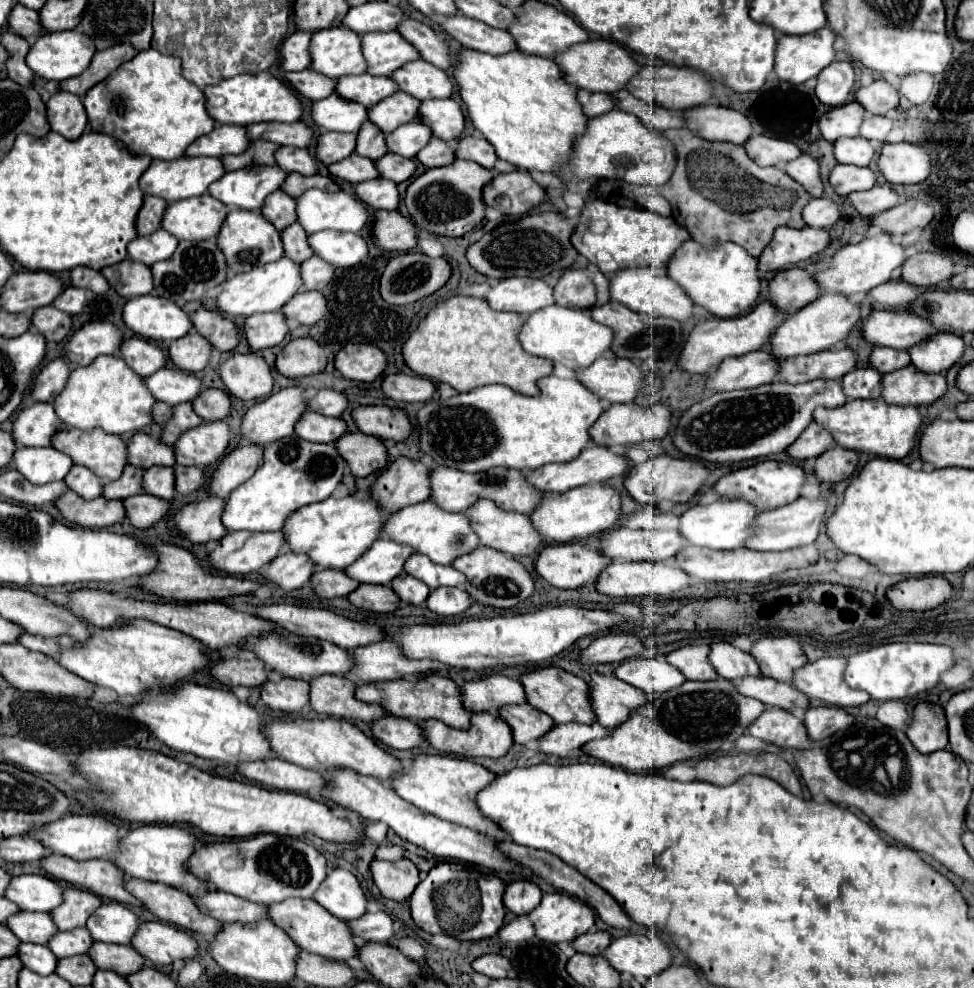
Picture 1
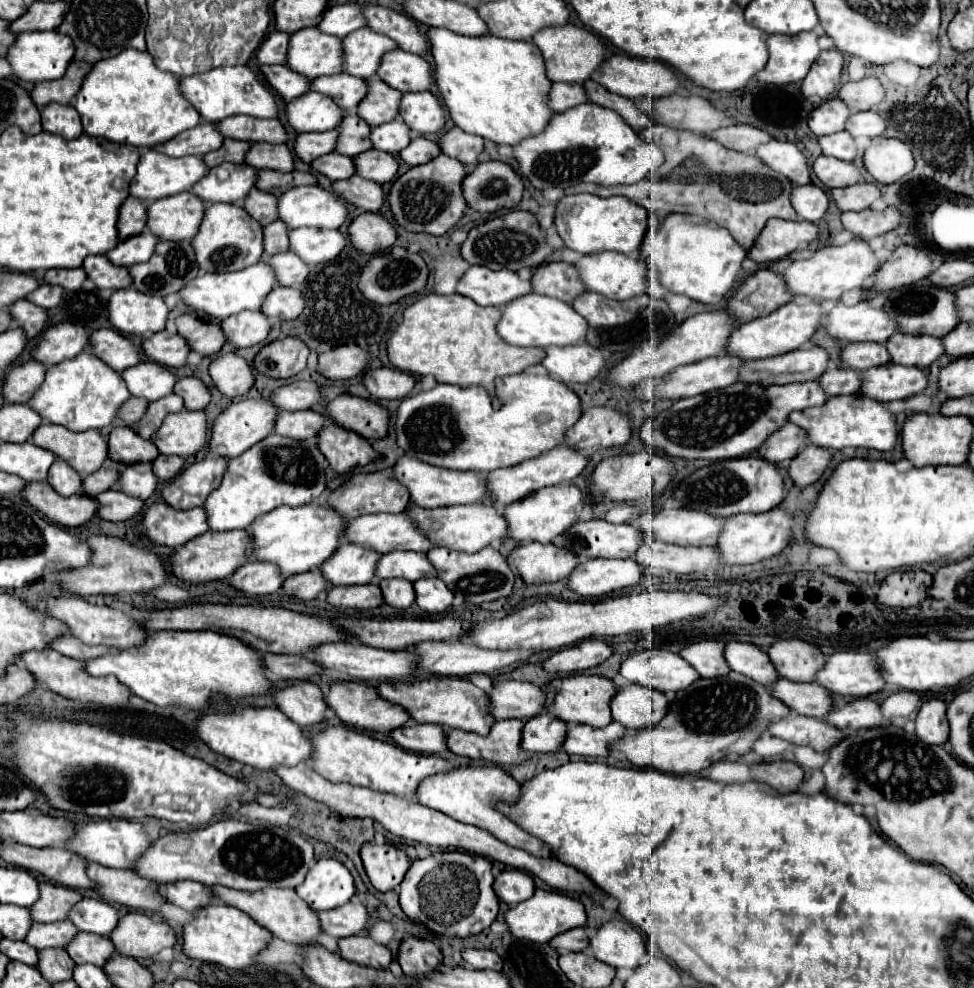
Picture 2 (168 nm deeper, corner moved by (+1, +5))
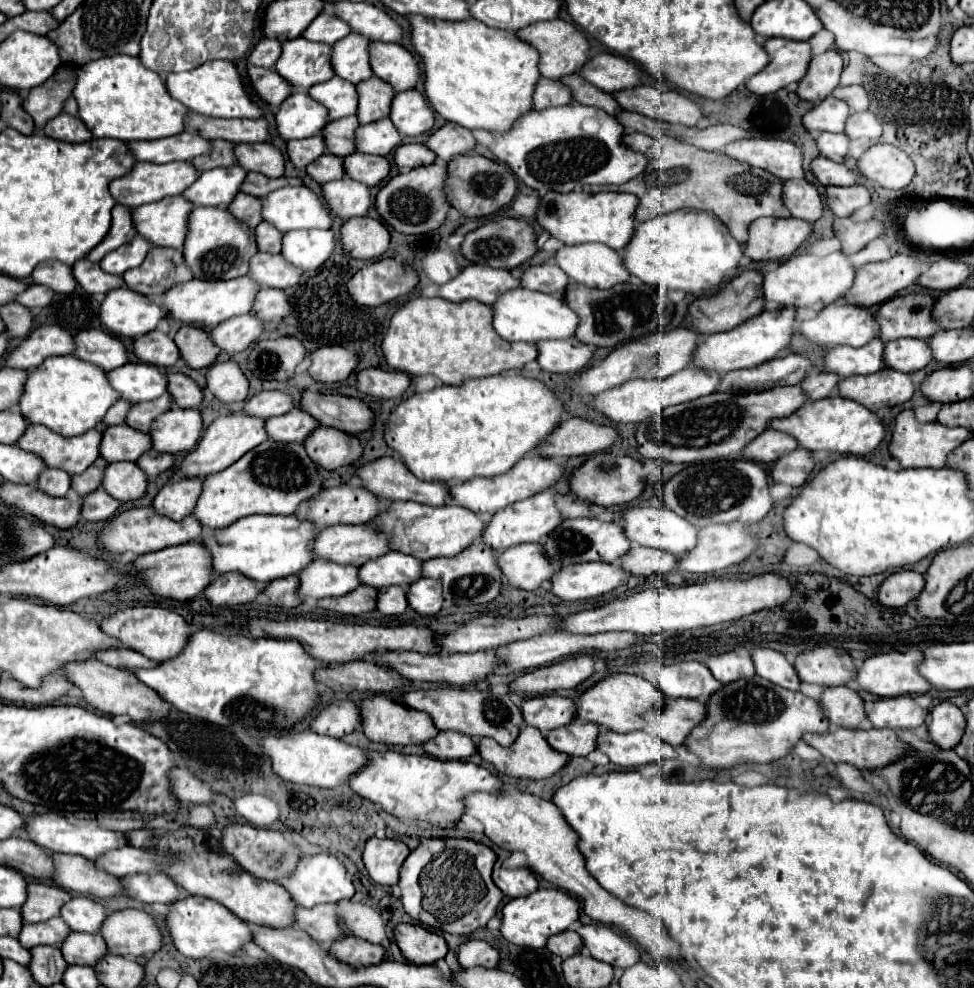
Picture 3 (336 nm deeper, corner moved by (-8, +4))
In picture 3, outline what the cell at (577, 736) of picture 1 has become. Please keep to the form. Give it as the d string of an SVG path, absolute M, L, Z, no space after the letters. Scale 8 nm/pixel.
M601 730L597 748L603 754L607 754L613 764L623 766L623 768L635 768L635 766L679 756L671 744L643 730L635 730L627 734L615 734L611 730Z

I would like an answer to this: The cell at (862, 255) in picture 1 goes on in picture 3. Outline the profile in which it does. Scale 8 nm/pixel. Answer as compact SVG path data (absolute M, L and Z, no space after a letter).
M833 252L823 258L811 254L795 254L791 256L791 260L785 260L775 270L763 274L763 298L779 306L823 310L827 304L833 304L849 290L853 278L855 268L851 266L849 258L841 252Z

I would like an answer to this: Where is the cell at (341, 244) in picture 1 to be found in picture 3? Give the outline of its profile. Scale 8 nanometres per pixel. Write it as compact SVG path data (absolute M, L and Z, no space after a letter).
M295 230L283 234L281 240L281 256L301 270L319 268L333 248L335 236L331 230Z

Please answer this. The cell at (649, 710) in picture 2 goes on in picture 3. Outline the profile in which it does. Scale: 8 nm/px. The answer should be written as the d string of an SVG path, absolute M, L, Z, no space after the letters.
M667 700L667 708L659 716L651 716L651 728L657 736L661 736L665 742L673 744L675 748L683 746L687 736L691 734L691 728L699 720L703 720L703 702L697 700Z

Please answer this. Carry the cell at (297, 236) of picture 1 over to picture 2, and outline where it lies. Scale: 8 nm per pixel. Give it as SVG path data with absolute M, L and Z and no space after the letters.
M274 221L264 227L264 245L268 255L284 253L290 249L290 239L288 239L288 227L282 221Z

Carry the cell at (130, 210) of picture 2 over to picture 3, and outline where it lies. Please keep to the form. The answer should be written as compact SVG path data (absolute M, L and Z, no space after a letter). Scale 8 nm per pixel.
M117 204L113 208L113 222L111 222L111 228L109 228L107 236L85 258L91 260L91 262L99 262L107 252L127 244L133 236L135 236L135 226L133 226L131 210L127 206Z

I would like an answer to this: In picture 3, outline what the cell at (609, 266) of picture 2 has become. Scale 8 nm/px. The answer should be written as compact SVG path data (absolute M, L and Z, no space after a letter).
M603 244L561 246L553 260L569 276L569 280L575 280L583 286L611 288L629 280L621 254Z

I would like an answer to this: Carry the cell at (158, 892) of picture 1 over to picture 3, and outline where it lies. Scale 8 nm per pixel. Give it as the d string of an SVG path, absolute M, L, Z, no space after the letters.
M51 854L53 860L53 876L51 880L67 892L83 894L83 896L121 896L121 884L117 876L95 870L89 860L83 856L67 856L67 854Z

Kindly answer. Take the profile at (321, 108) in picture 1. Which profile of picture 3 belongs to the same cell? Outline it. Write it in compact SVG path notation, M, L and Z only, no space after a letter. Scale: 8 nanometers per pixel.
M293 92L275 112L275 122L275 130L283 140L299 140L319 134L329 120L323 104L315 102L307 92Z

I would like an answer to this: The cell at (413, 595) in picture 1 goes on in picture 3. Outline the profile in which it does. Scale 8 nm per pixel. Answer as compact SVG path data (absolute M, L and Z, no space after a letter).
M391 586L391 588L381 588L377 592L377 610L385 616L399 616L407 608L405 600L405 590L401 586Z

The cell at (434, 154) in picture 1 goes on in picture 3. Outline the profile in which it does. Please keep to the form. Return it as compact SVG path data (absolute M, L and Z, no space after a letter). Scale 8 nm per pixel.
M403 144L395 150L393 162L401 172L413 170L415 166L427 166L435 162L435 154L423 144Z

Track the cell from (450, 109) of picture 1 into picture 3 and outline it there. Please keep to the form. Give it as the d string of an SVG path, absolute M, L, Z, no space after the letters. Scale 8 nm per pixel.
M417 90L397 92L391 100L391 122L401 136L419 136L433 128L433 110Z

